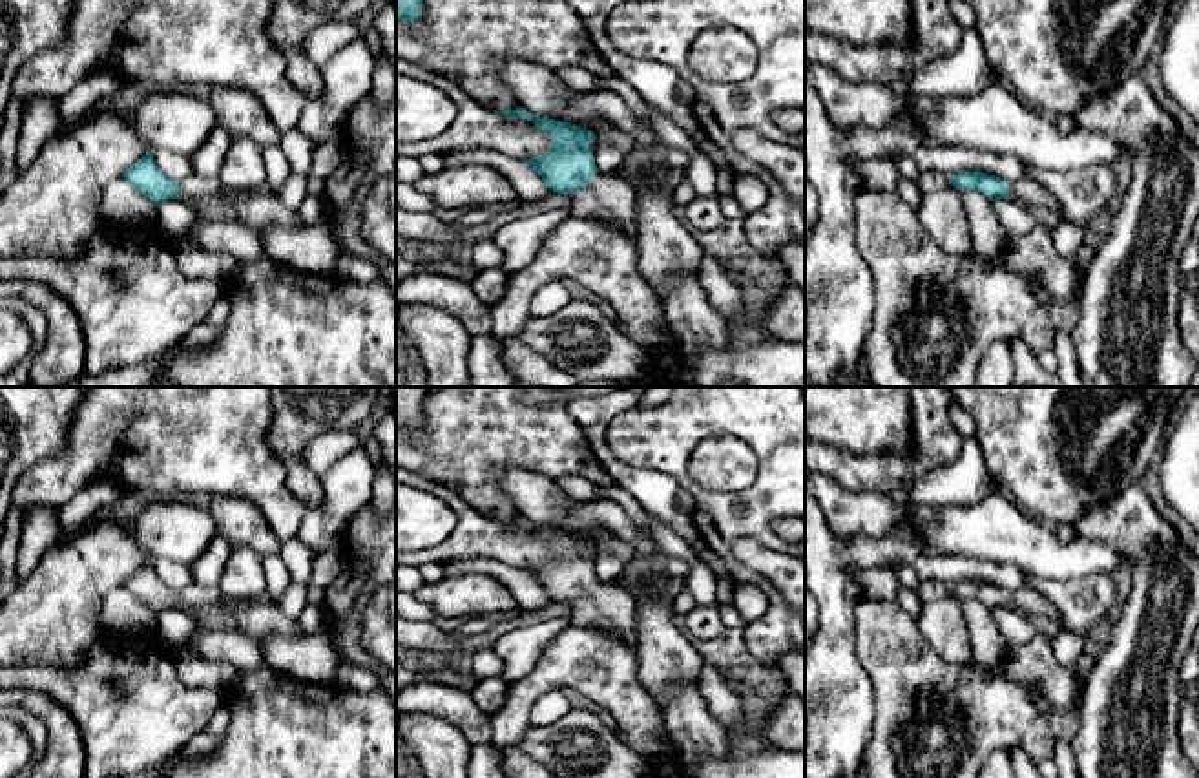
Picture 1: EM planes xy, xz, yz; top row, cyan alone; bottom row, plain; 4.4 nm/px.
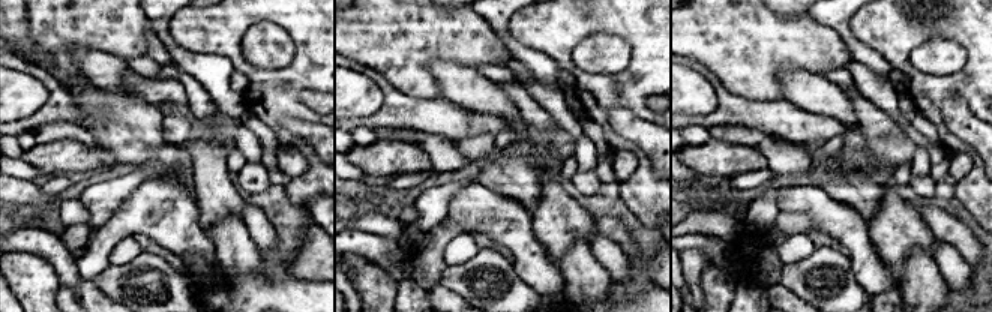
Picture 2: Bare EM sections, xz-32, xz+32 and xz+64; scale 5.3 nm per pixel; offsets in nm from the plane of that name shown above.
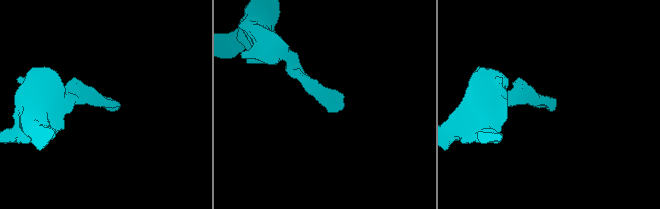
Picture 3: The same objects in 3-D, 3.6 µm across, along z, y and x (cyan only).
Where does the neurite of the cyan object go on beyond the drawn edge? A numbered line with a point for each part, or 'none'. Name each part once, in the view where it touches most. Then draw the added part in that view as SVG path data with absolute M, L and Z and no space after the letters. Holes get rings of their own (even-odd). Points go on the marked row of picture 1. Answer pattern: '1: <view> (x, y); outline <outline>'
1: xz (610, 198); outline M597 172L584 188L571 194L571 216L602 221L635 241L639 206L631 179L624 172Z

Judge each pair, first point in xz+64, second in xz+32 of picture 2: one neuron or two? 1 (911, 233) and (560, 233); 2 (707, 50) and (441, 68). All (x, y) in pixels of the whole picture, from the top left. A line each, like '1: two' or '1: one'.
1: one
2: two

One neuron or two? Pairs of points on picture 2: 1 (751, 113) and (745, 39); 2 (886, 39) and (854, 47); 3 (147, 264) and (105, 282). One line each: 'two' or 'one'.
1: two
2: two
3: one

